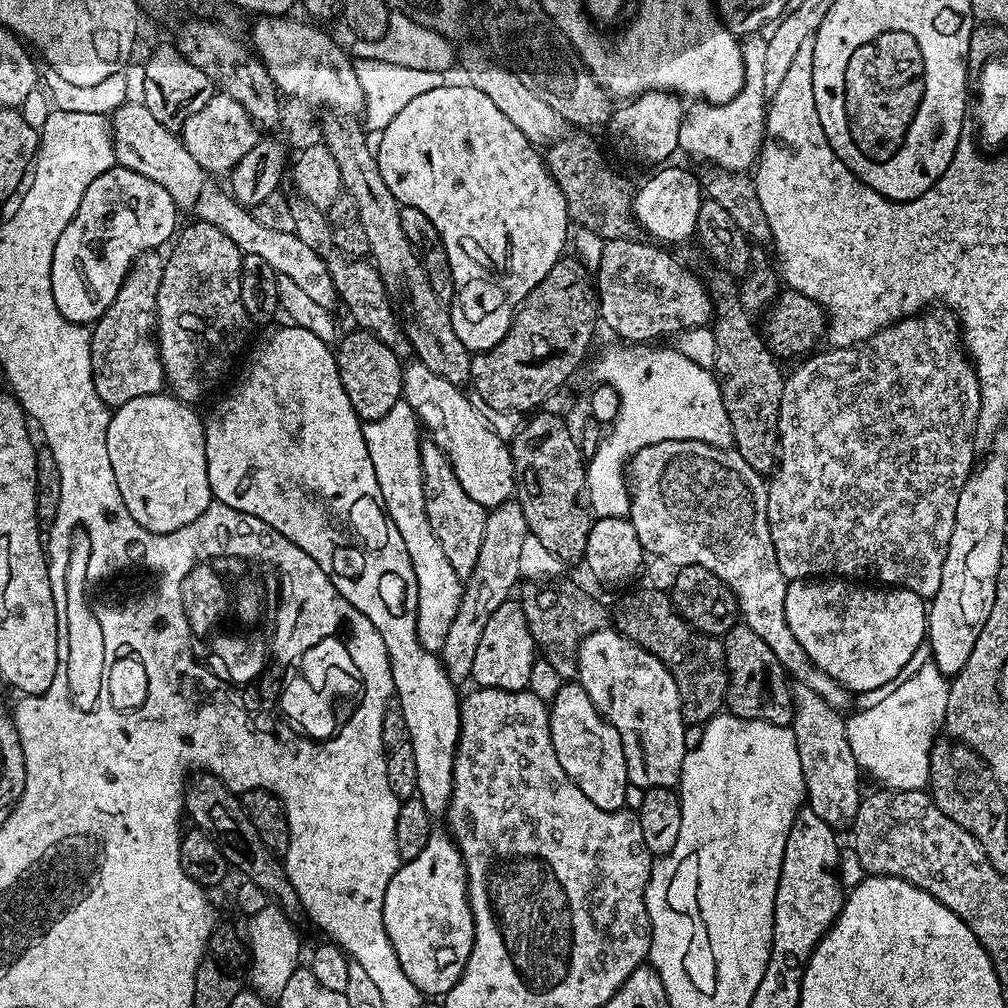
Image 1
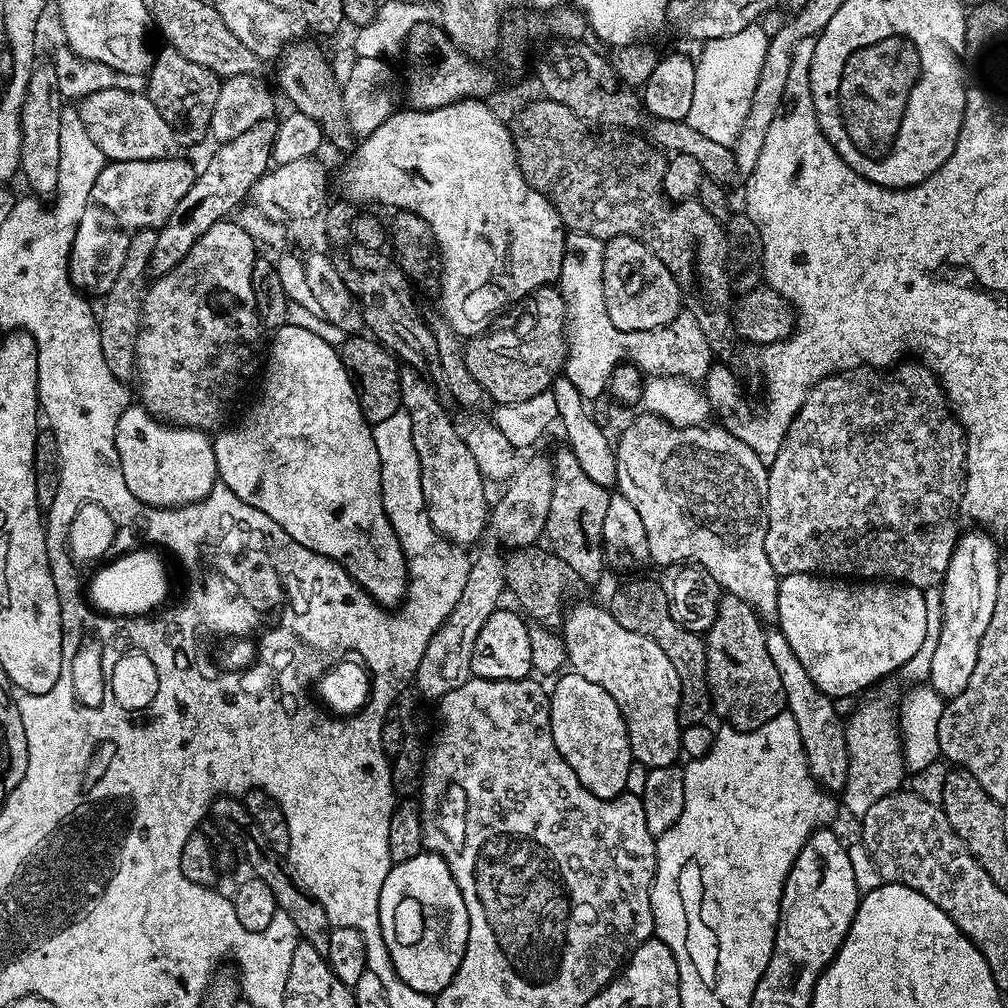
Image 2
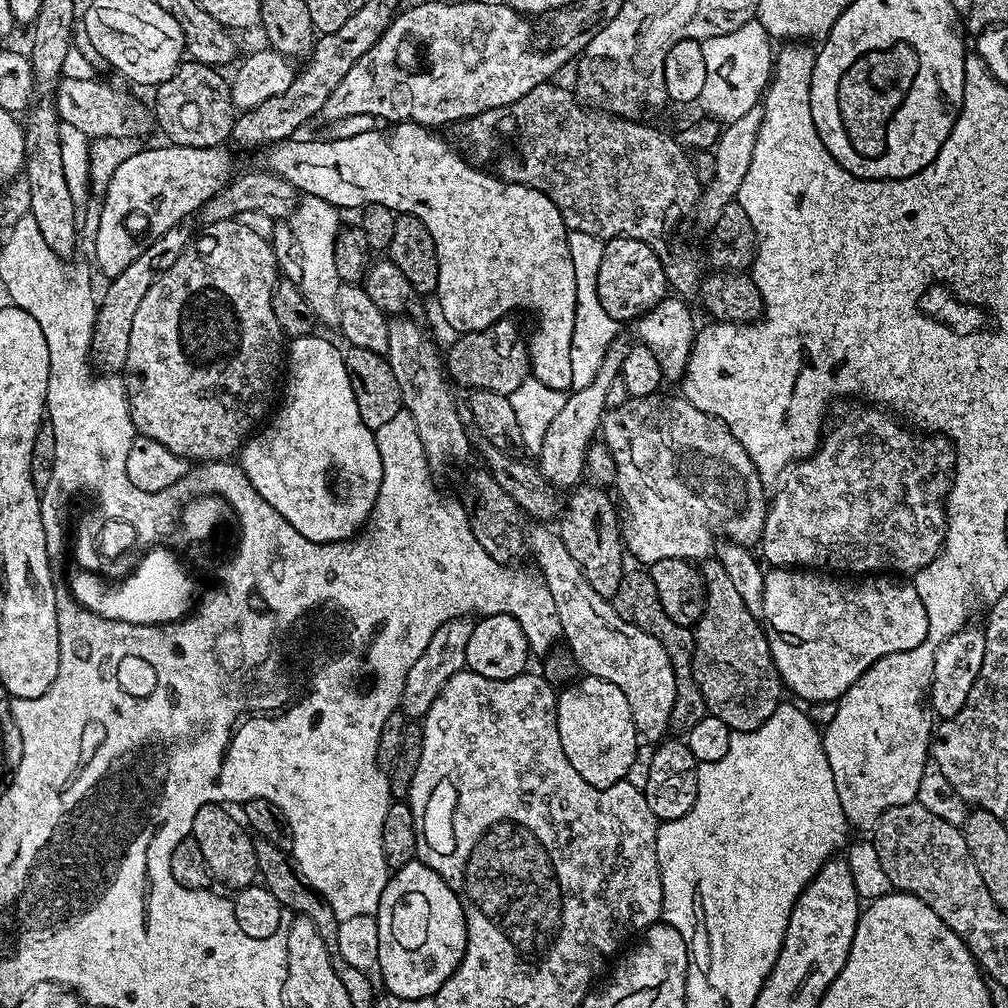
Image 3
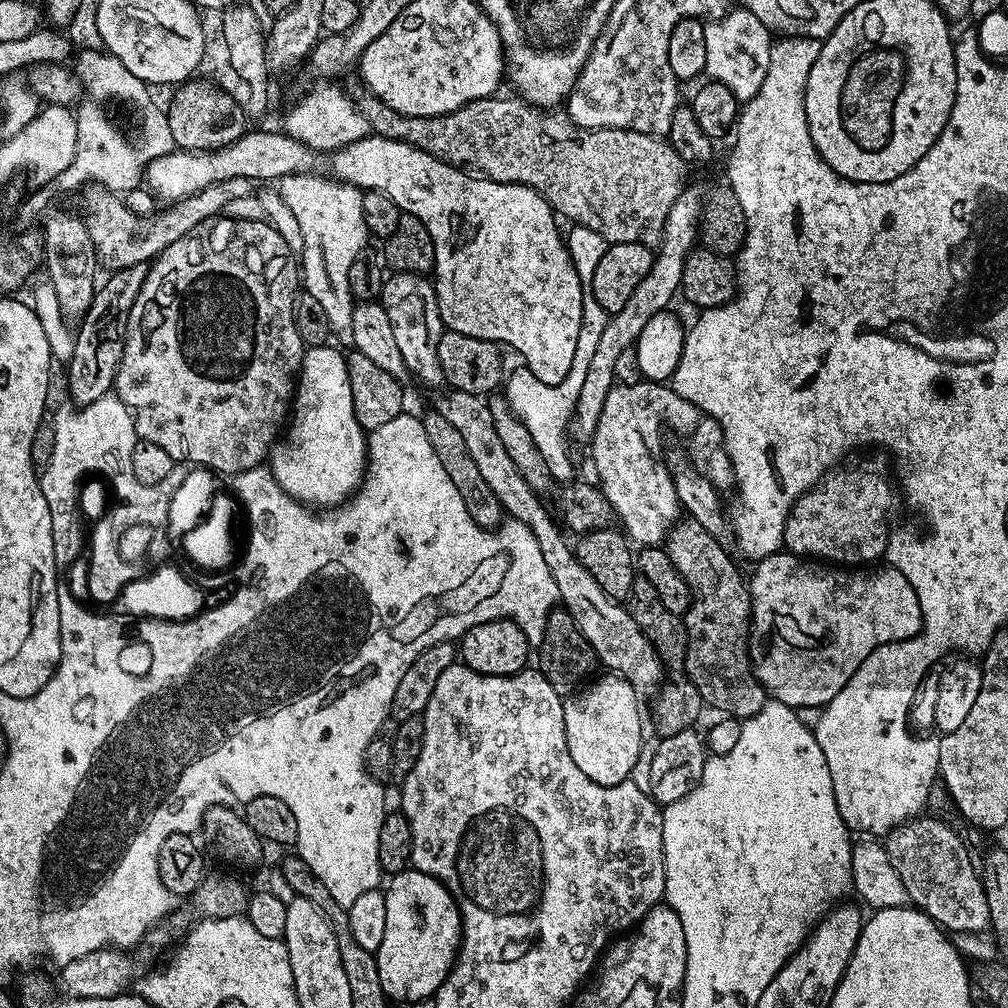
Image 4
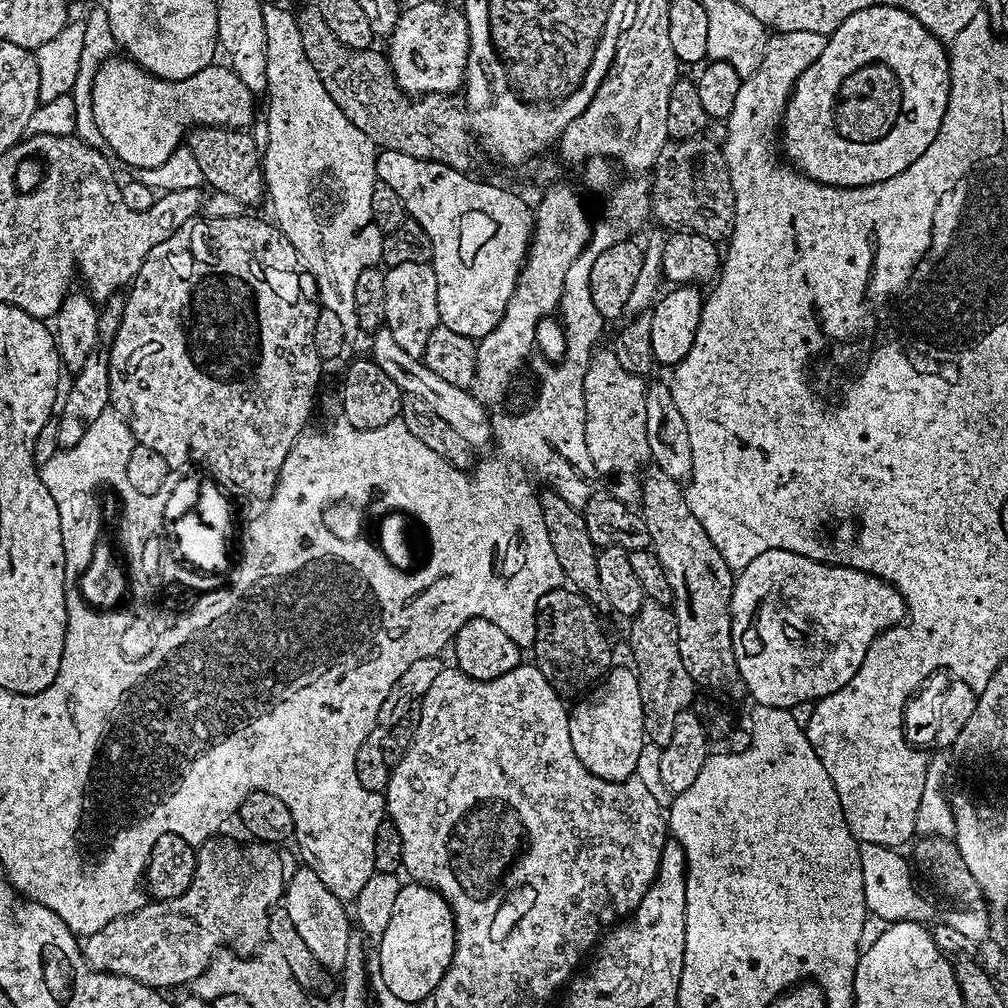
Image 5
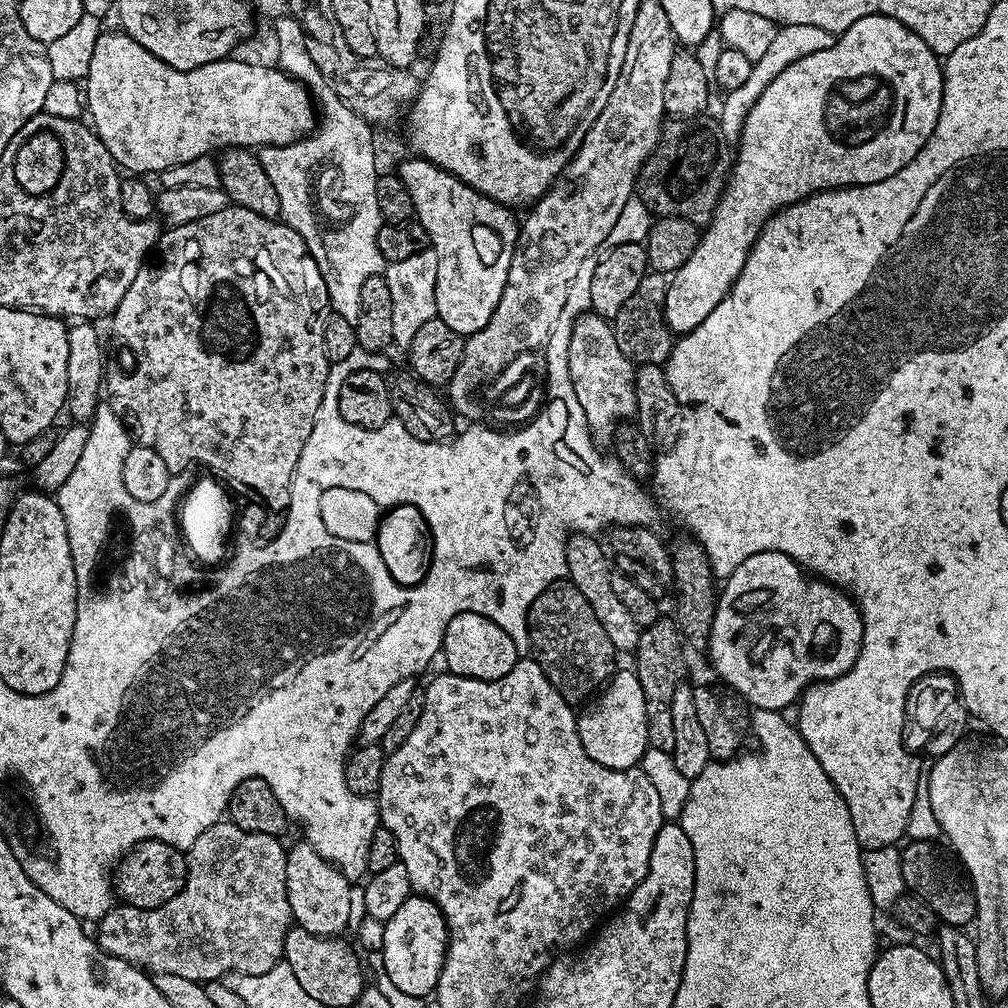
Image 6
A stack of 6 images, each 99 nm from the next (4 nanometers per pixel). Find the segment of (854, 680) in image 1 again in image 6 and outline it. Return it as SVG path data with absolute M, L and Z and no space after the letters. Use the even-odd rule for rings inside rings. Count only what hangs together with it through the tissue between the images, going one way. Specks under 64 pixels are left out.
M763 552L746 558L746 562L742 562L742 566L723 581L706 649L712 659L713 670L742 701L753 709L778 712L799 701L809 684L833 680L849 672L860 653L863 633L860 607L843 588L827 580L813 578L786 554Z

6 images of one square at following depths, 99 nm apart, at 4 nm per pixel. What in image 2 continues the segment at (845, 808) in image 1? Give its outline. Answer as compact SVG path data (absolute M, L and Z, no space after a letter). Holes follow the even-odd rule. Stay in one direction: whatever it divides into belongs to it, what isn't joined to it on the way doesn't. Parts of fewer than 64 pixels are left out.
M772 624L764 628L766 638L766 650L773 659L782 678L785 705L798 723L799 737L802 738L803 750L807 755L808 768L812 776L830 792L840 792L848 780L849 748L845 740L847 732L845 721L837 714L834 700L825 695L814 686L813 680L806 673L805 667L798 662L793 654L790 644L785 640L785 634L781 629Z

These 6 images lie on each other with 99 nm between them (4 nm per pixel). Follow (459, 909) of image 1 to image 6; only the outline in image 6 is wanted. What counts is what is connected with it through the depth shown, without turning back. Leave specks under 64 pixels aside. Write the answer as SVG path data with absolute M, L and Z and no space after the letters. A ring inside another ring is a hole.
M419 894L409 896L406 902L402 902L398 914L394 914L394 918L390 918L383 925L382 940L383 936L383 975L388 977L391 984L398 986L398 990L402 990L402 994L414 994L425 998L431 997L436 991L436 983L442 974L444 955L448 953L448 924L444 921L442 913L440 913L440 907L432 900L425 898L425 896Z

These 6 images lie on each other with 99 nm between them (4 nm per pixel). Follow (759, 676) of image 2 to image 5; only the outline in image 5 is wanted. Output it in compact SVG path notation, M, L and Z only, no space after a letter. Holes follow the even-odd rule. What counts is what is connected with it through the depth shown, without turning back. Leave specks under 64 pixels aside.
M649 463L639 477L639 501L643 504L642 515L650 534L650 550L662 562L662 570L666 570L666 578L670 578L672 591L671 610L676 616L678 626L678 650L682 650L682 662L689 672L690 678L696 683L697 689L709 688L712 692L741 691L742 685L738 674L738 662L734 658L732 645L732 615L730 614L730 600L734 583L734 570L718 554L718 546L710 542L710 534L702 530L702 522L694 518L694 510L684 497L684 488L681 481L675 480L659 466Z

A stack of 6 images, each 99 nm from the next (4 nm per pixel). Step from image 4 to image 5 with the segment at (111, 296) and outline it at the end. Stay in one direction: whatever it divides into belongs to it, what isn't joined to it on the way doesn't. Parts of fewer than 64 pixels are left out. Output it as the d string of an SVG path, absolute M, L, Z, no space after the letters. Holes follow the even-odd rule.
M120 294L103 301L102 307L99 309L100 317L98 318L98 336L96 338L96 343L99 346L90 350L90 356L83 363L82 370L78 370L71 377L72 385L69 386L68 393L66 393L67 388L63 393L62 403L58 408L58 442L61 449L74 447L82 440L82 436L93 425L94 420L109 411L110 366L108 365L107 348L112 345L112 339L116 337L118 326L122 322L124 301L125 297Z

